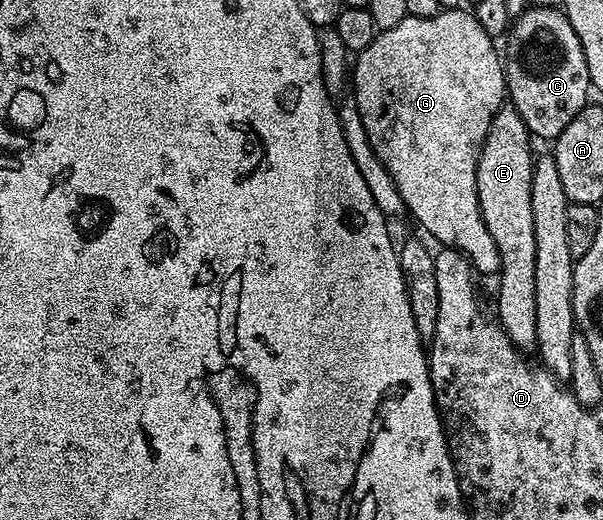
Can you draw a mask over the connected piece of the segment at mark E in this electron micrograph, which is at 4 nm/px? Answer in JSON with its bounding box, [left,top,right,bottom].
[475,105,537,349]

